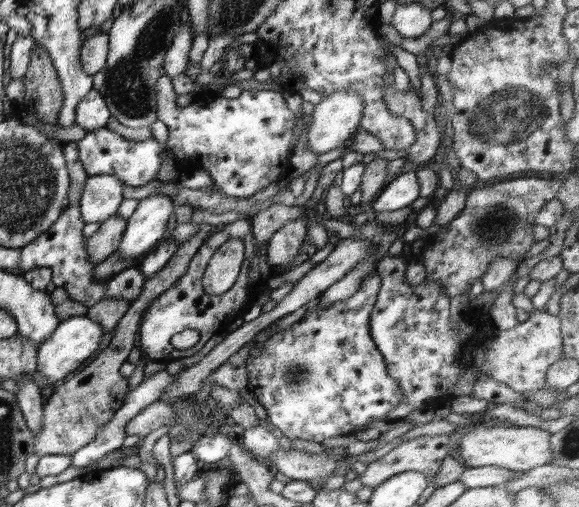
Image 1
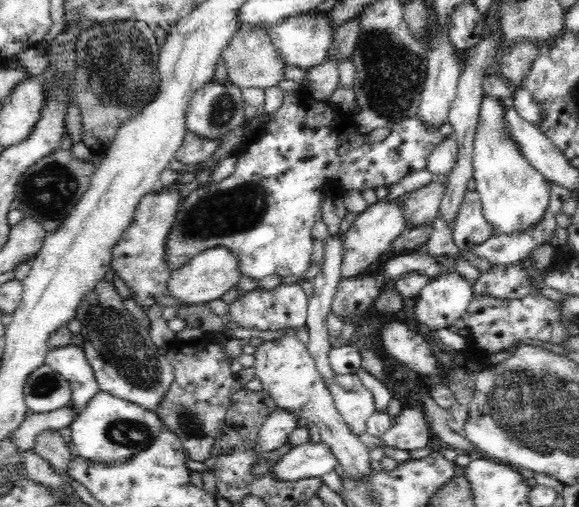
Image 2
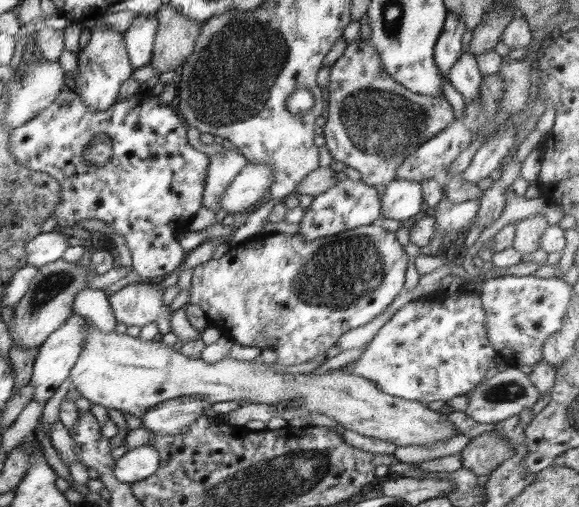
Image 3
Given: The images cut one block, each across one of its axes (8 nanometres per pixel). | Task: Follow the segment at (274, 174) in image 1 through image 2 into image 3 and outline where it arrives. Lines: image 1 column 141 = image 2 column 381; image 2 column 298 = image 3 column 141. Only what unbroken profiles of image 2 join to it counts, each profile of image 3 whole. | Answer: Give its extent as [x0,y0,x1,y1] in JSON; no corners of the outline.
[8,86,209,278]

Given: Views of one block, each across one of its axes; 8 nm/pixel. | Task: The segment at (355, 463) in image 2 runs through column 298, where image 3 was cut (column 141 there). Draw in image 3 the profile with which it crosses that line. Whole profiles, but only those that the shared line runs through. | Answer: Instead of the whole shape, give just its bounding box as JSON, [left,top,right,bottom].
[69,320,460,447]

